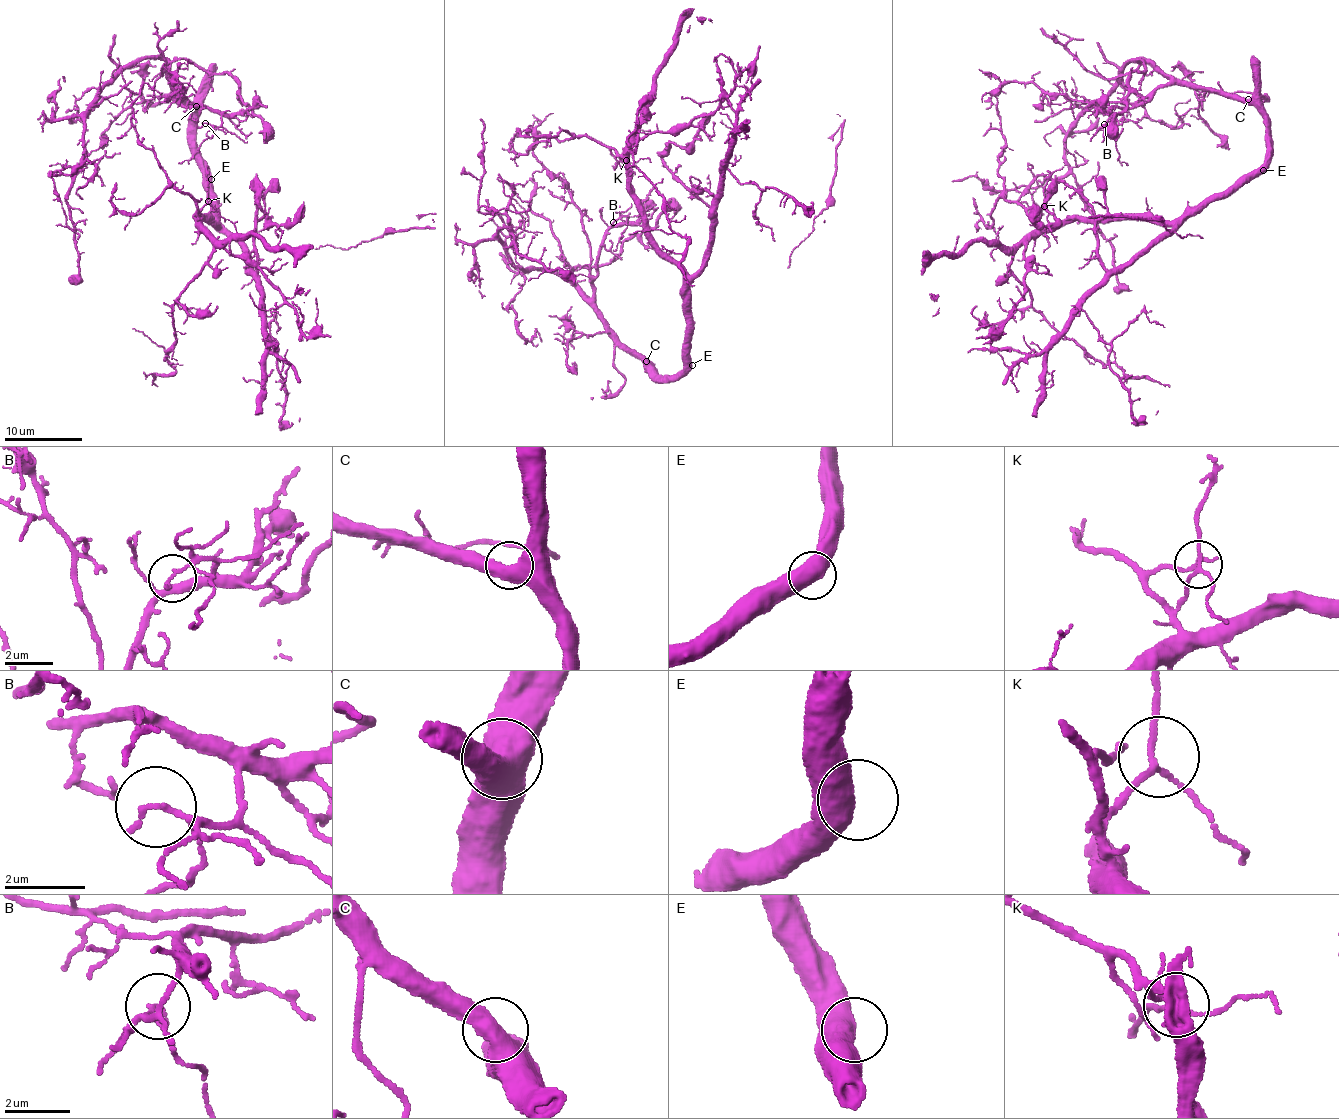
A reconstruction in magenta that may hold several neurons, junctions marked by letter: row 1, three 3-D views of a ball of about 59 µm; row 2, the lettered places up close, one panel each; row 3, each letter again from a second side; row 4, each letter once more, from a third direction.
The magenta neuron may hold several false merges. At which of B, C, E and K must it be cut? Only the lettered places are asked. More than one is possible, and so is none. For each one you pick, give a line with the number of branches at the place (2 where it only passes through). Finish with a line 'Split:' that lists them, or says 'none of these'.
B: 2 branches meet
Split: B

